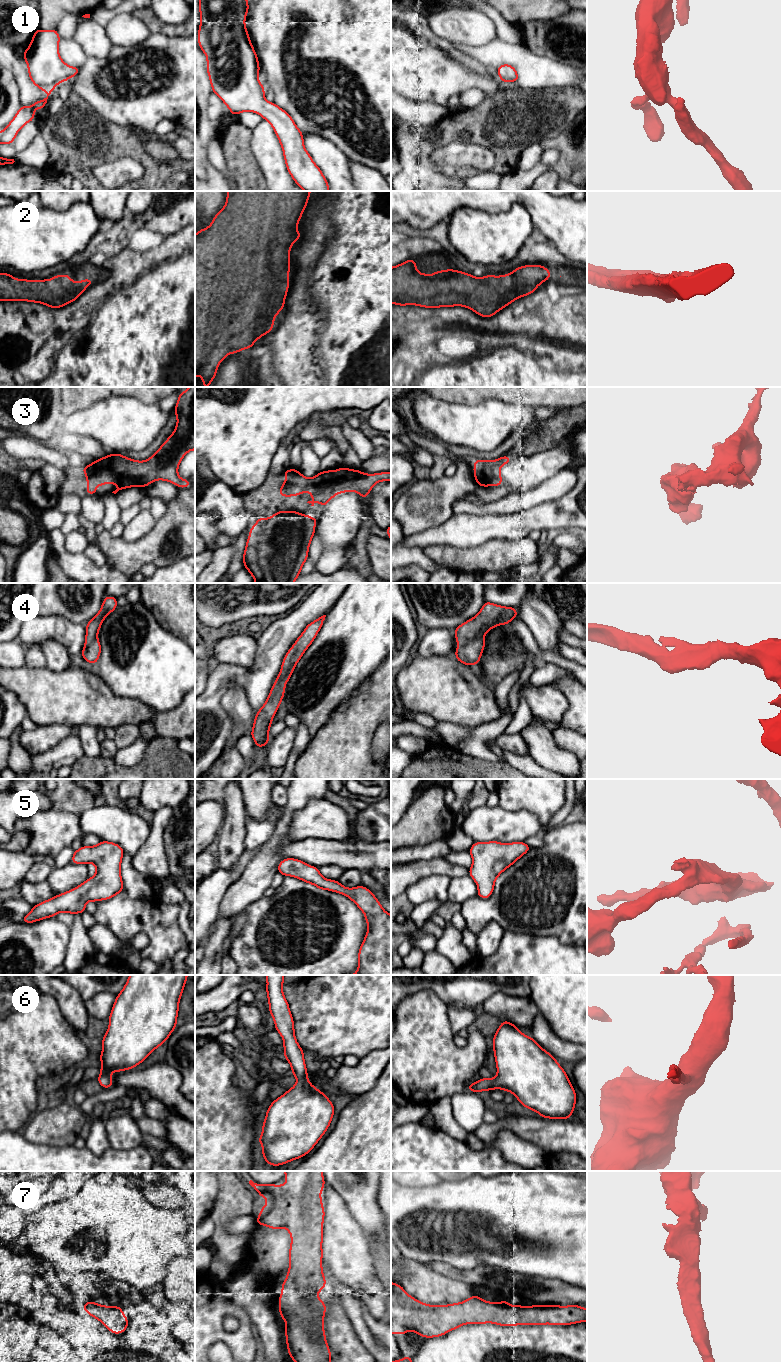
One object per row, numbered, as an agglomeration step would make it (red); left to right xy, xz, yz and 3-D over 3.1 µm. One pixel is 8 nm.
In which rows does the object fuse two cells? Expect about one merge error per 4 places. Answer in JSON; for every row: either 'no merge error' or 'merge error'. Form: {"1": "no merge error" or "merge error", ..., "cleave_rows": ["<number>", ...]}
{"1": "no merge error", "2": "no merge error", "3": "no merge error", "4": "no merge error", "5": "no merge error", "6": "no merge error", "7": "no merge error", "cleave_rows": []}

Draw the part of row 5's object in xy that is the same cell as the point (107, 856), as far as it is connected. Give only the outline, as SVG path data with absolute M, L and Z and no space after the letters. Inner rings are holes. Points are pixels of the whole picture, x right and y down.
M101 841L96 846L82 846L74 851L74 864L93 863L96 873L81 885L43 901L32 907L22 918L24 923L33 923L55 917L59 912L82 914L88 901L108 900L123 891L121 861L124 850L118 844Z

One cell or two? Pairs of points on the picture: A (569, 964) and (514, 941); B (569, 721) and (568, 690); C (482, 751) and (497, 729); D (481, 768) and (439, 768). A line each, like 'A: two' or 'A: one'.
A: one
B: one
C: one
D: one

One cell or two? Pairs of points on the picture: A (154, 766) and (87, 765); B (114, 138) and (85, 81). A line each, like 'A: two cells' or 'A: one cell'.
A: one cell
B: two cells

